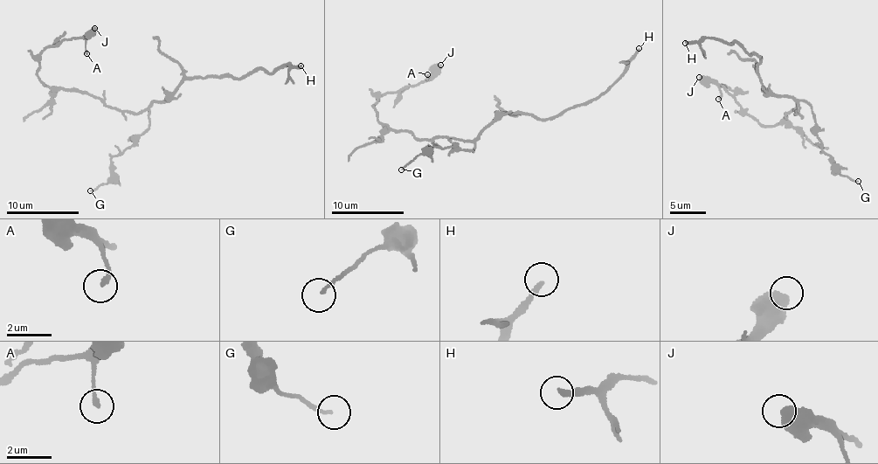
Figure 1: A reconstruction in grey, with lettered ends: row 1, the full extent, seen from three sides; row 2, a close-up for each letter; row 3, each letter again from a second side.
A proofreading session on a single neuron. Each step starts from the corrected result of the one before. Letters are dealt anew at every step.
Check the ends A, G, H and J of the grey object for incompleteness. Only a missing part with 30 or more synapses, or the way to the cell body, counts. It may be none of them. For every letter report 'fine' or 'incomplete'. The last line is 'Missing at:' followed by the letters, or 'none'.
A: fine
G: fine
H: incomplete
J: fine
Missing at: H

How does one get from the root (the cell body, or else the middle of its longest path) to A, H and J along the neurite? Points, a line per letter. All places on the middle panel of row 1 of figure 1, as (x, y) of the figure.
A: (466, 140), (415, 138), (406, 131), (390, 130), (377, 119), (373, 105), (377, 97), (425, 83), (427, 74)
H: (466, 140), (476, 137), (508, 113), (554, 119), (569, 108), (598, 99), (620, 77), (639, 48)
J: (466, 140), (415, 138), (406, 131), (390, 130), (377, 119), (373, 105), (377, 97), (425, 83), (440, 65)

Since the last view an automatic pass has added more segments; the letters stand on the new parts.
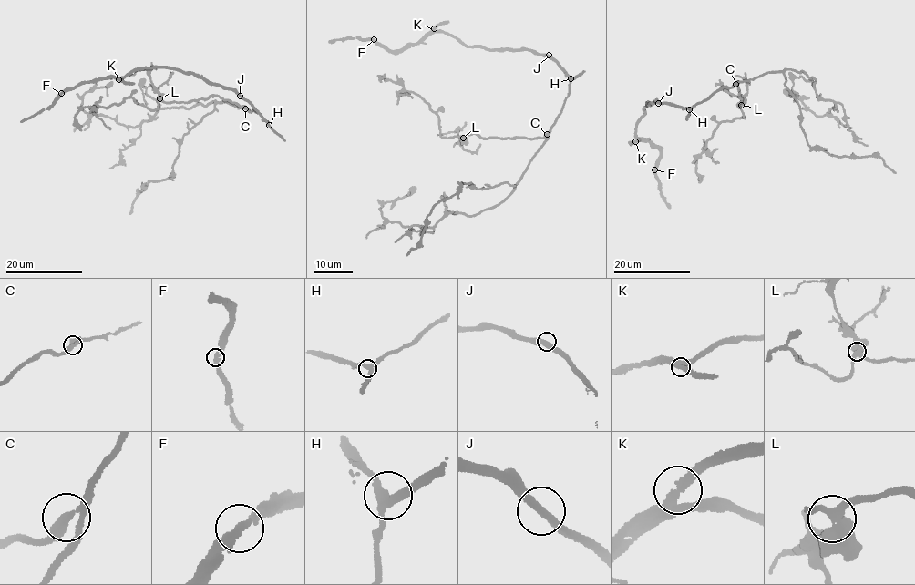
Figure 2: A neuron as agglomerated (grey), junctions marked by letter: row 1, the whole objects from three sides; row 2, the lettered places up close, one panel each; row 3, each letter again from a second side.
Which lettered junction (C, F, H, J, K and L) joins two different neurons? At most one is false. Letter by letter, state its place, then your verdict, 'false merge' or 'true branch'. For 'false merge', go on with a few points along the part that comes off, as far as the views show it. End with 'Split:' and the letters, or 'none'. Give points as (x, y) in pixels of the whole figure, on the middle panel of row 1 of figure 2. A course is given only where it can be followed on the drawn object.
C: (547, 134) | false merge | (546, 134), (533, 138), (480, 138), (475, 134), (442, 137), (430, 107), (401, 84), (380, 76), (385, 74)
F: (374, 39) | true branch
H: (570, 78) | true branch
J: (549, 55) | true branch
K: (434, 28) | true branch
L: (463, 138) | true branch
Split: C

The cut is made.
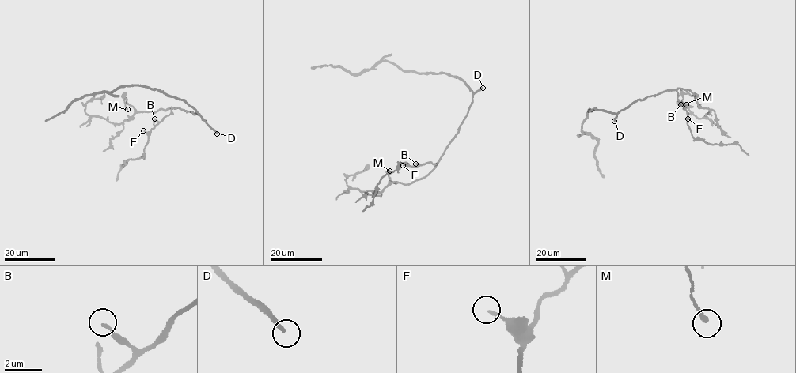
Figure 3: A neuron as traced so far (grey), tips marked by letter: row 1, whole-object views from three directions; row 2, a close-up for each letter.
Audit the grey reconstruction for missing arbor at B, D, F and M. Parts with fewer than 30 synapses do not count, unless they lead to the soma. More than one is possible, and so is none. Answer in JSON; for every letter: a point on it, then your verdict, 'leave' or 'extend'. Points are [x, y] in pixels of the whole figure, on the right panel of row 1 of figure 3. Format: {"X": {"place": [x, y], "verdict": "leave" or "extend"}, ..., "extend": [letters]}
{"B": {"place": [680, 104], "verdict": "leave"}, "D": {"place": [614, 121], "verdict": "extend"}, "F": {"place": [687, 118], "verdict": "leave"}, "M": {"place": [686, 104], "verdict": "leave"}, "extend": ["D"]}

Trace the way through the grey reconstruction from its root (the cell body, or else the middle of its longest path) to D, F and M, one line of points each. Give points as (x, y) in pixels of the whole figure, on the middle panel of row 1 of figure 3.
D: (469, 108), (473, 93), (483, 88)
F: (469, 108), (459, 130), (436, 163), (403, 165)
M: (469, 108), (459, 130), (436, 167), (427, 175), (403, 184), (390, 180), (388, 168), (389, 171)

